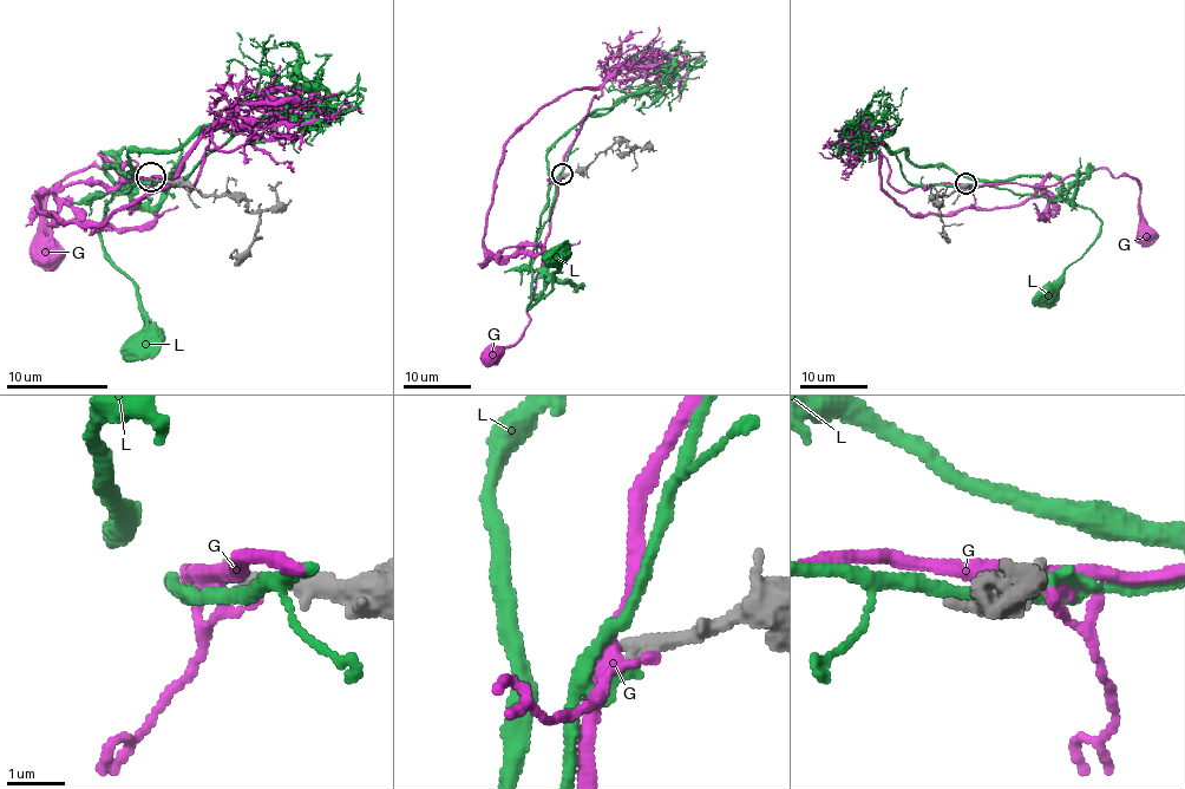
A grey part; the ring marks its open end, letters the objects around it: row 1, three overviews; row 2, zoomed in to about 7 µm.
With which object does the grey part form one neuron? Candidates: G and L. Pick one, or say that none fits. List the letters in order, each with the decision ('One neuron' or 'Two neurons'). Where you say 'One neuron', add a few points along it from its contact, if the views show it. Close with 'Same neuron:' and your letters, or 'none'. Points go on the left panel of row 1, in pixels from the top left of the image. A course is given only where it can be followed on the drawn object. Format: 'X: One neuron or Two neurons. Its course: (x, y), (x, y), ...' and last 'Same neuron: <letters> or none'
G: Two neurons
L: Two neurons
Same neuron: none

